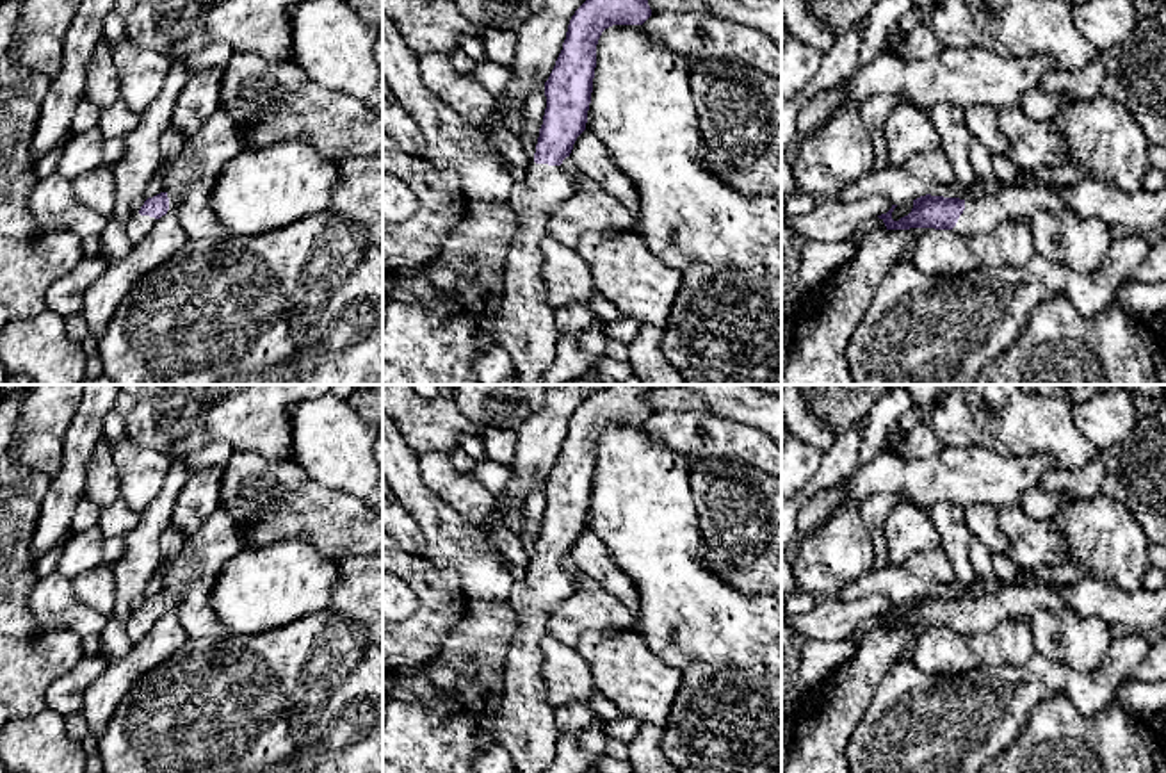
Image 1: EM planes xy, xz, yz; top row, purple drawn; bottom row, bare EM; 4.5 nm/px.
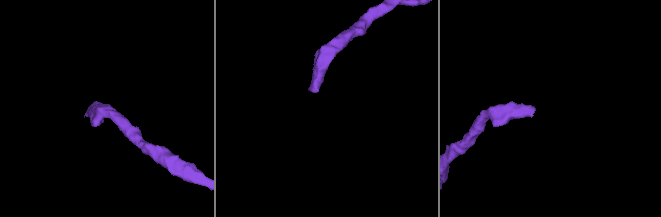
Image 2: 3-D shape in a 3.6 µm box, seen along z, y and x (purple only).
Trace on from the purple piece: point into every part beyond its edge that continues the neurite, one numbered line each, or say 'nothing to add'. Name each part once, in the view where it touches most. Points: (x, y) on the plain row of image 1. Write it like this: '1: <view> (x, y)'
1: yz (1141, 611)

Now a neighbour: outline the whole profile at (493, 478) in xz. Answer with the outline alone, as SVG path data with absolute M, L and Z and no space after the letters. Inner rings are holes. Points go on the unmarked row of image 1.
M482 460L477 461L475 468L472 470L474 479L486 490L490 492L495 499L500 499L507 484L513 477L513 468L495 463L491 460Z

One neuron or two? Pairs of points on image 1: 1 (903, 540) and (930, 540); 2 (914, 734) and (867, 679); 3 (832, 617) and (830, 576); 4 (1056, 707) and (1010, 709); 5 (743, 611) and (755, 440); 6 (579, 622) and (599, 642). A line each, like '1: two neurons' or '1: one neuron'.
1: one neuron
2: two neurons
3: two neurons
4: two neurons
5: two neurons
6: two neurons

